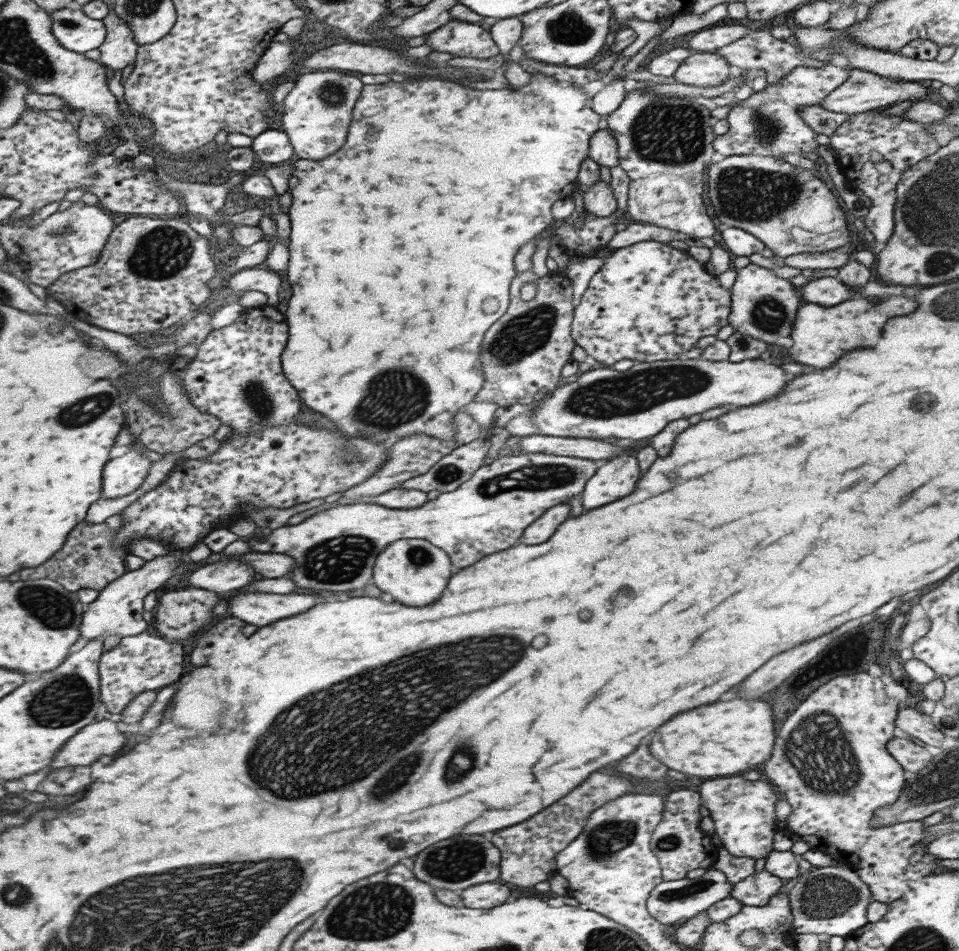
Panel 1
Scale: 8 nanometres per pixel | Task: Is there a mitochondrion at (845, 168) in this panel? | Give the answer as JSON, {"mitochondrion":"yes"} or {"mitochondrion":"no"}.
{"mitochondrion":"no"}

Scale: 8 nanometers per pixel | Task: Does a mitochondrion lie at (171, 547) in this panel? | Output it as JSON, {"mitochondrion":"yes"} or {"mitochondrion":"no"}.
{"mitochondrion":"no"}

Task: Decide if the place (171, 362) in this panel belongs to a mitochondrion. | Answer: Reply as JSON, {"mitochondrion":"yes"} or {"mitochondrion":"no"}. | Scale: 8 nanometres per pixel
{"mitochondrion":"no"}

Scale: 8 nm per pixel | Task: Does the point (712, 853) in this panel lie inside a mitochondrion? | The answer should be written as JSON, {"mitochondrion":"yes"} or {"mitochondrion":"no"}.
{"mitochondrion":"no"}

